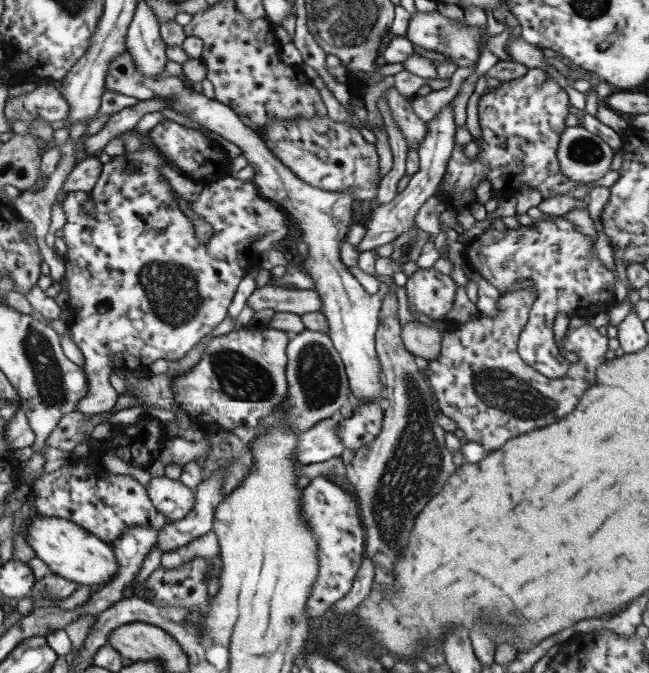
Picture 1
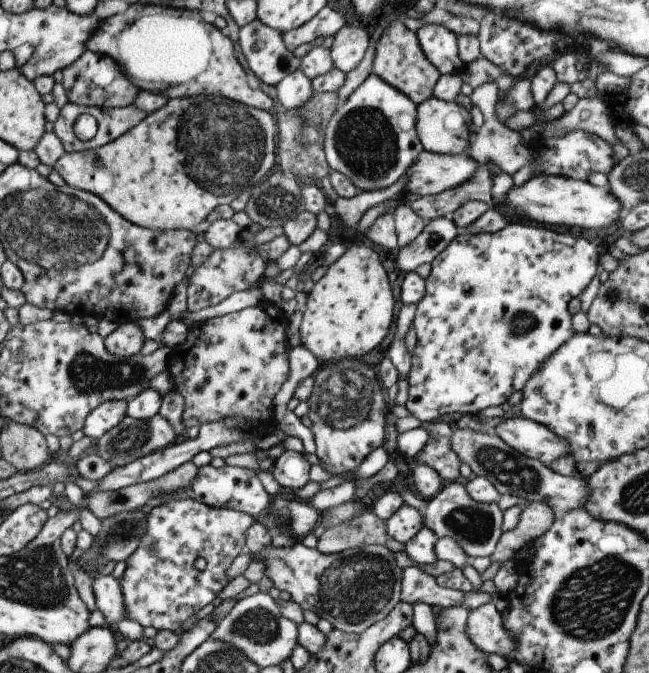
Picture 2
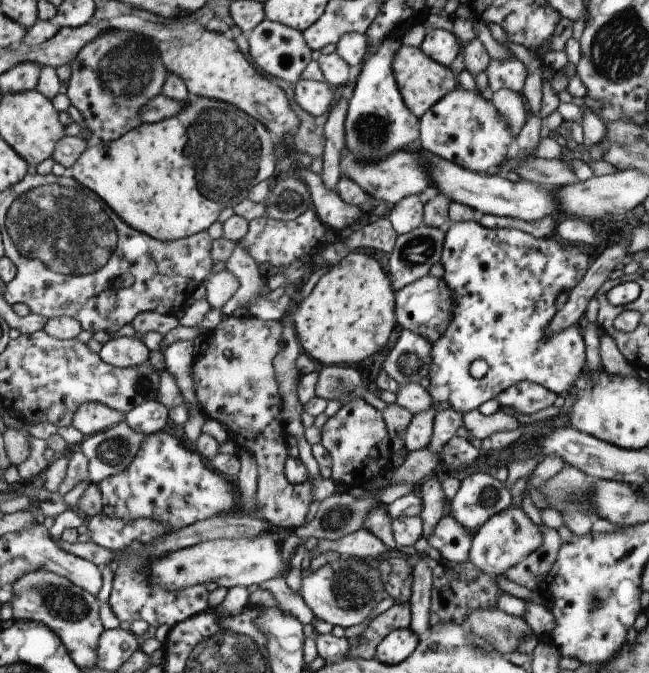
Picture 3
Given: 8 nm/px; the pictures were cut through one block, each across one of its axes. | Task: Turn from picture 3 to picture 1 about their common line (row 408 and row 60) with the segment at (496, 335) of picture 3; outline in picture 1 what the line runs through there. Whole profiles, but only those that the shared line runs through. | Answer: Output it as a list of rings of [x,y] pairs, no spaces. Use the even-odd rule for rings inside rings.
[[[416,11],[408,19],[407,32],[405,37],[412,46],[418,46],[426,51],[441,54],[449,60],[453,60],[456,68],[473,68],[477,64],[480,55],[482,42],[488,45],[487,38],[484,38],[485,27],[465,27],[461,21],[449,21],[437,11],[431,13],[420,13]]]

